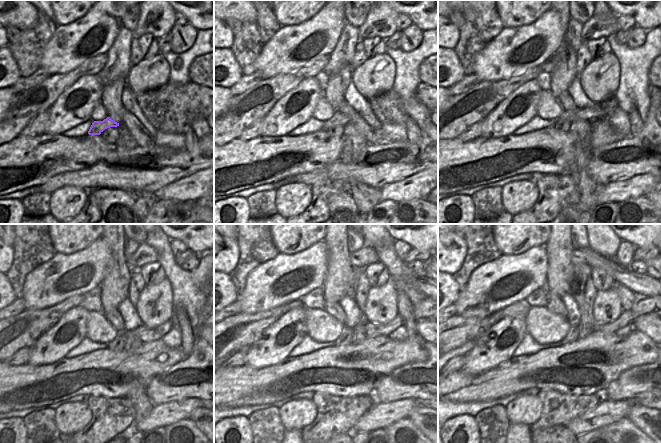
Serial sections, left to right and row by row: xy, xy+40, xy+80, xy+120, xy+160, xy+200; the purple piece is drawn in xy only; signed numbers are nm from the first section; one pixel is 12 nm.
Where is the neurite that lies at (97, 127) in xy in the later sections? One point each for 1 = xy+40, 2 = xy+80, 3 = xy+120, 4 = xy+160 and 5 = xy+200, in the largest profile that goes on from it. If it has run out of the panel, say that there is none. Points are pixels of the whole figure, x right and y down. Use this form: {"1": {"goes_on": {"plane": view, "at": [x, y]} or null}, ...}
{"1": {"goes_on": {"plane": "xy+40", "at": [338, 118]}}, "2": {"goes_on": {"plane": "xy+80", "at": [586, 113]}}, "3": {"goes_on": {"plane": "xy+120", "at": [146, 334]}}, "4": {"goes_on": {"plane": "xy+160", "at": [372, 330]}}, "5": {"goes_on": {"plane": "xy+200", "at": [641, 306]}}}

